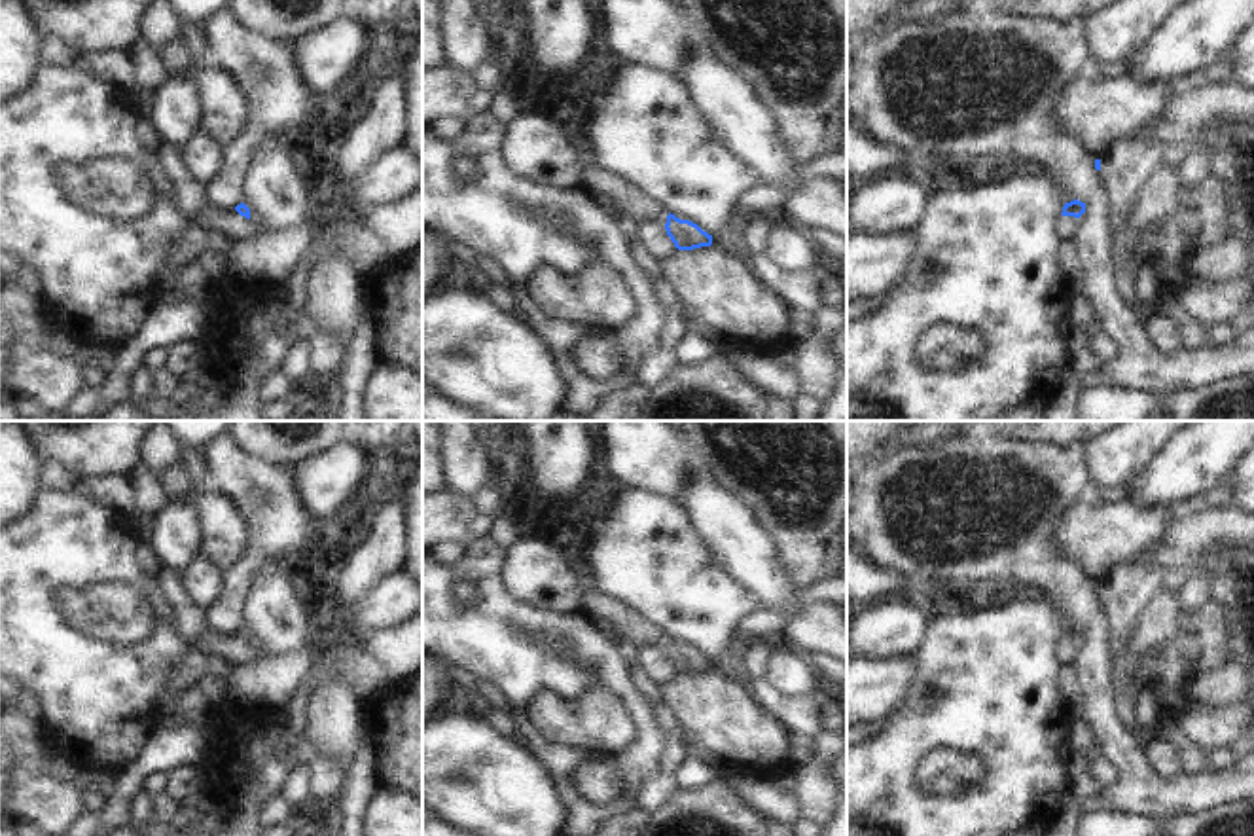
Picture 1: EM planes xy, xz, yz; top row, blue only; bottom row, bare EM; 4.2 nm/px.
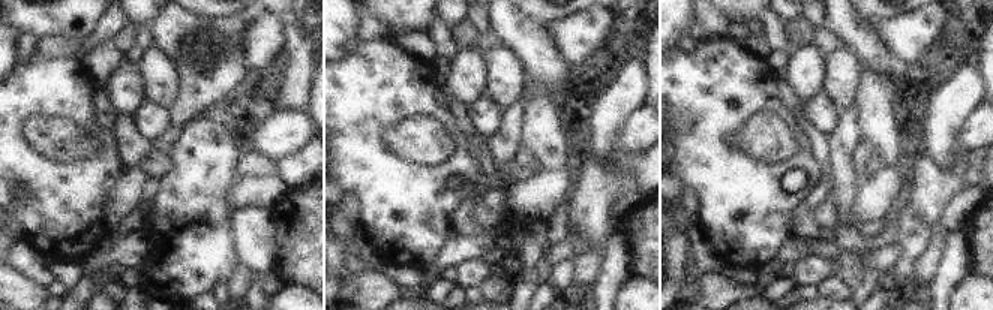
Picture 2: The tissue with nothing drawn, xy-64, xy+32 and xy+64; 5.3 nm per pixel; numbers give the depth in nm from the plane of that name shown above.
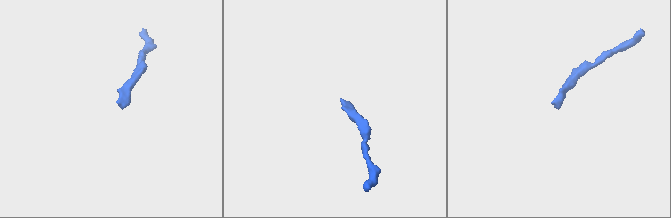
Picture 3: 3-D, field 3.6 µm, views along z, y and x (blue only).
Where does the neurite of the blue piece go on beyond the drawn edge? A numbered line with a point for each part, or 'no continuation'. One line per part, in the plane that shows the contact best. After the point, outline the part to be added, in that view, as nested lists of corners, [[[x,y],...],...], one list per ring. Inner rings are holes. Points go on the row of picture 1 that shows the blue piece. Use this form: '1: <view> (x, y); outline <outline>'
1: xy (233, 226); outline [[[206,205],[201,214],[205,216],[210,231],[218,231],[227,237],[231,243],[250,239],[256,231],[256,224],[241,216],[237,210],[224,210],[212,205]]]

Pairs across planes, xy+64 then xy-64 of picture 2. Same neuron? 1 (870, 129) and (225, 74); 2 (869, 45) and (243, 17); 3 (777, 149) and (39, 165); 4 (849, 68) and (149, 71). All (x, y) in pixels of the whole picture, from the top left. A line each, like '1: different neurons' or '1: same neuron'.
1: different neurons
2: same neuron
3: different neurons
4: same neuron

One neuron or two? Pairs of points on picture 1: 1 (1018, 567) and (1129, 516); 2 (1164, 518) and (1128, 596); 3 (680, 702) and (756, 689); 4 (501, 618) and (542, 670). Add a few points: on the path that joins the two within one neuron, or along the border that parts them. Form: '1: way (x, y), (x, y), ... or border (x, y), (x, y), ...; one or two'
1: border (1073, 507), (1059, 526), (1054, 543), (1090, 581); two
2: border (1135, 563), (1120, 563), (1101, 584); two
3: border (747, 690), (779, 723); two
4: way (504, 632), (529, 656); one

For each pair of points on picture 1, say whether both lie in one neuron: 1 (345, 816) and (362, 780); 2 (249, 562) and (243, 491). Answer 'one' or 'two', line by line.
1: one
2: one

